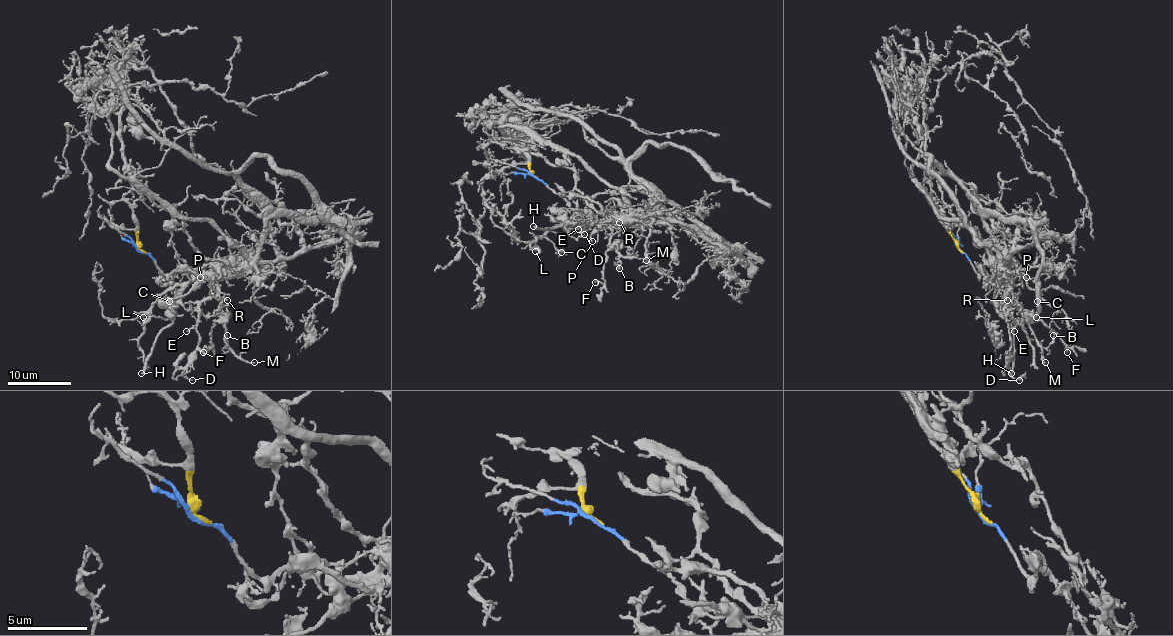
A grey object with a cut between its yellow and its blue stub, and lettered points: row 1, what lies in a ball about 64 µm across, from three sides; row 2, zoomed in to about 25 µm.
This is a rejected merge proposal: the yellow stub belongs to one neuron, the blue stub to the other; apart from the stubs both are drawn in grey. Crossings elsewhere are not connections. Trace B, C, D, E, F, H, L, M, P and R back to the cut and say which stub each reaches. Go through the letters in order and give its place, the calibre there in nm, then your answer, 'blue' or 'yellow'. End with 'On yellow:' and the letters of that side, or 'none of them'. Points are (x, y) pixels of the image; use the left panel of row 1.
B: at (227, 335); 170 nm thick; blue
C: at (169, 301); 150 nm thick; blue
D: at (192, 380); 100 nm thick; blue
E: at (186, 331); 140 nm thick; blue
F: at (203, 352); 70 nm thick; blue
H: at (141, 373); 280 nm thick; blue
L: at (143, 317); 100 nm thick; blue
M: at (254, 362); 120 nm thick; blue
P: at (200, 277); 140 nm thick; blue
R: at (227, 300); 150 nm thick; blue
On yellow: none of them

